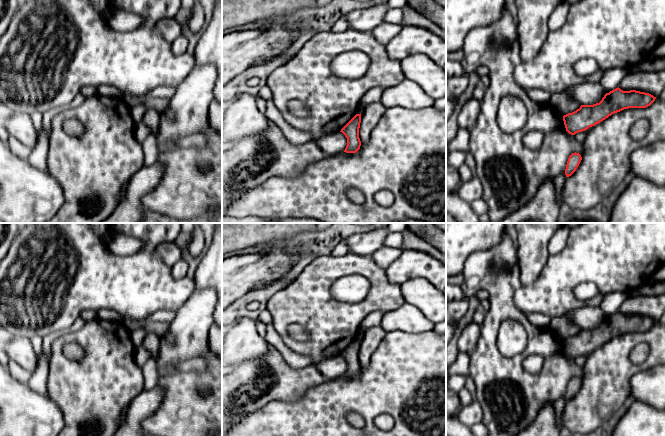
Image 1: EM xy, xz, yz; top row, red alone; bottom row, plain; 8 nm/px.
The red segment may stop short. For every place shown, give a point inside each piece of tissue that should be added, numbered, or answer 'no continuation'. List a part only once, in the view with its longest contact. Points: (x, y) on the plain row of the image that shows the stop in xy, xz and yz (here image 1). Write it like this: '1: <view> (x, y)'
no continuation

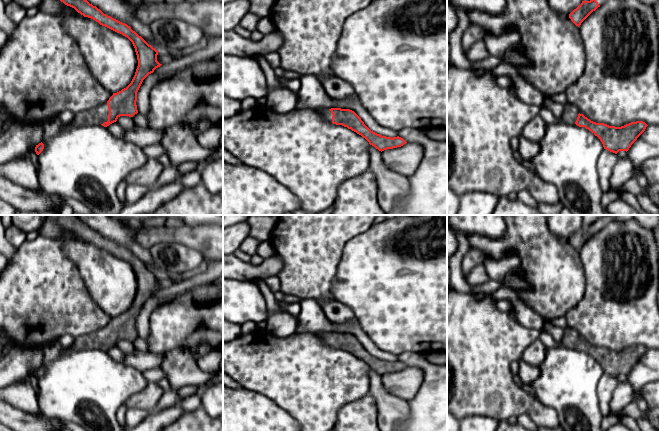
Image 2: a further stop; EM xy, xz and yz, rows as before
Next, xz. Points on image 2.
1: xz (325, 337)

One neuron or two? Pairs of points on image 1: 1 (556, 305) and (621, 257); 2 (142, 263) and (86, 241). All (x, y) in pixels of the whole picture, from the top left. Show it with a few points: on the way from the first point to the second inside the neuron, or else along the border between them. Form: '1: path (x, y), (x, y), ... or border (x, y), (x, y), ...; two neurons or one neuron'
1: path (565, 286), (594, 257), (602, 257); one neuron
2: path (127, 265), (105, 265), (96, 256); one neuron

